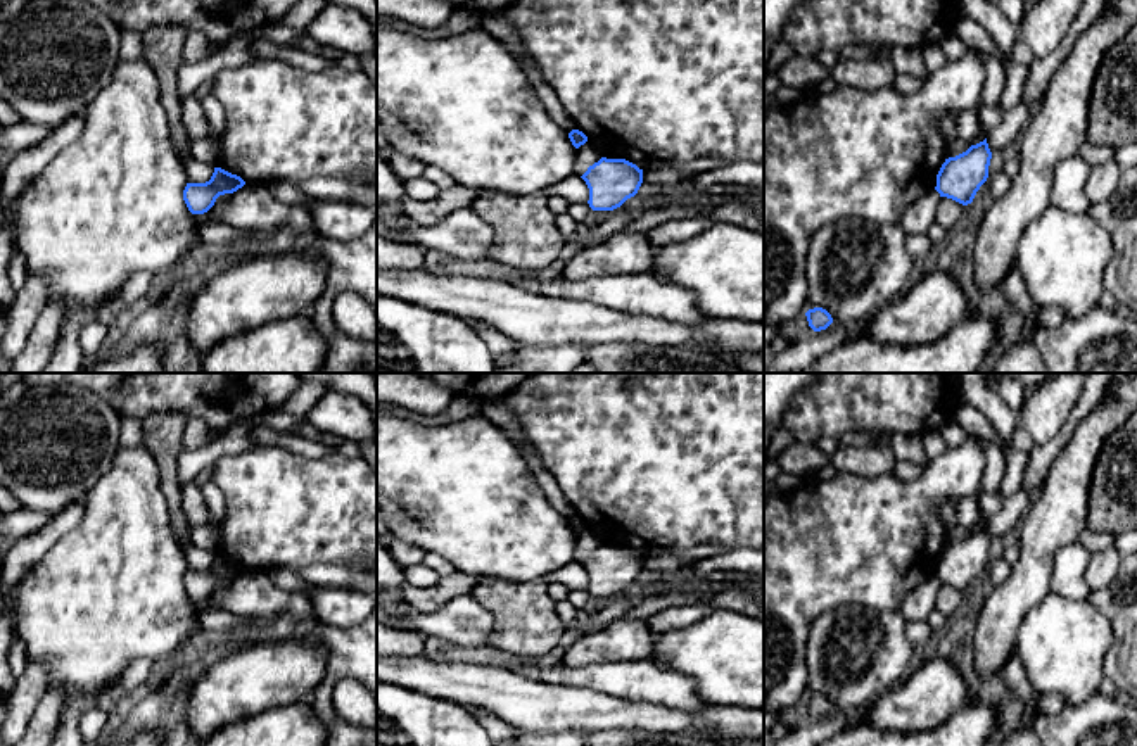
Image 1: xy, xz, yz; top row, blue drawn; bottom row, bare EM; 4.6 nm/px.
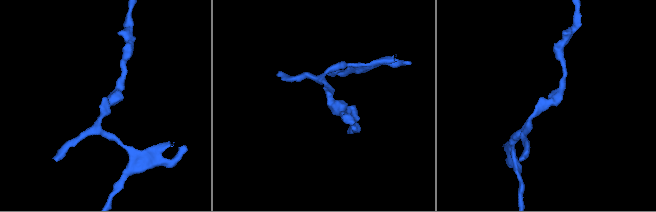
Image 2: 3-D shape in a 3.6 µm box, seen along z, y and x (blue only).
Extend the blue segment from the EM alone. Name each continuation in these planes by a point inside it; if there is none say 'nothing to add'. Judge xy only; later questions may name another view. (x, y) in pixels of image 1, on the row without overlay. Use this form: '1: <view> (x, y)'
nothing to add

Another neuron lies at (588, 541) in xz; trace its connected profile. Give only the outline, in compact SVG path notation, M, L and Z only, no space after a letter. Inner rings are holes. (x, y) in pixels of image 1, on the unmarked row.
M586 528L579 535L575 535L574 560L577 563L582 563L588 554L598 549L601 544L603 542L600 541L600 537L593 530Z

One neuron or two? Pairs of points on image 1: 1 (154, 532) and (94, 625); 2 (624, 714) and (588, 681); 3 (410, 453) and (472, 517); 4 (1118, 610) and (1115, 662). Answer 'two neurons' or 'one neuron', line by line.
1: one neuron
2: two neurons
3: one neuron
4: one neuron

